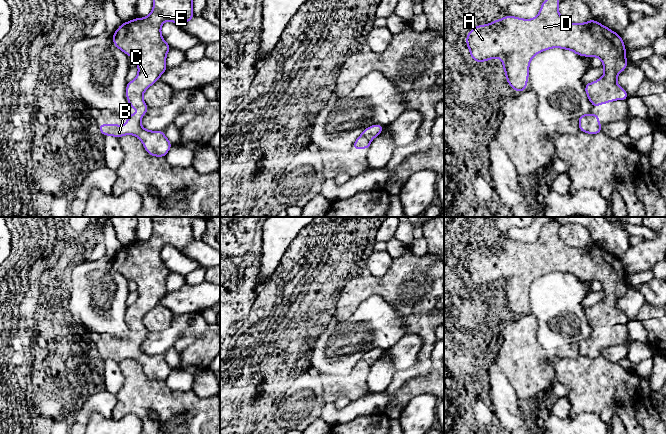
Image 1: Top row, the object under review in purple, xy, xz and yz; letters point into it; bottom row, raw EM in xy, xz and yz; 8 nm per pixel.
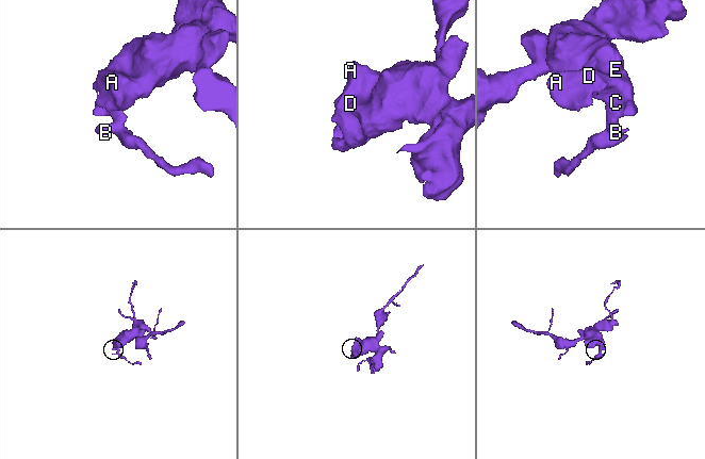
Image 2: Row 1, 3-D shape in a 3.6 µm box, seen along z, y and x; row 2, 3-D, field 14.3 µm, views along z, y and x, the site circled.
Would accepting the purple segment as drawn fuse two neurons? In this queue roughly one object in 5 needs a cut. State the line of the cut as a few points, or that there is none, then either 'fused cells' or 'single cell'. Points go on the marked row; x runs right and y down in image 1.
no cut; single cell

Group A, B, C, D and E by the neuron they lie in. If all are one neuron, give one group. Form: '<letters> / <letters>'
A B C D E

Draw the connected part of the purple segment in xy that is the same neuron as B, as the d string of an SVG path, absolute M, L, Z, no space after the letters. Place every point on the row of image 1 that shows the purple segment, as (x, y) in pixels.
M153 0L153 9L147 17L122 23L114 32L113 44L138 62L138 75L126 84L126 98L139 113L127 116L125 125L99 125L101 134L118 139L134 135L141 140L149 155L166 156L173 145L164 131L150 131L141 126L141 118L149 109L143 101L143 94L167 69L166 56L171 46L162 37L162 24L172 21L182 27L194 16L192 0Z

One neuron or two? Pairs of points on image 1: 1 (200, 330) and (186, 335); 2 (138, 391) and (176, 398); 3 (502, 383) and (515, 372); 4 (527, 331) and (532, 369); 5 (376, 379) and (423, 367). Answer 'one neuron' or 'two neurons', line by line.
1: one neuron
2: one neuron
3: two neurons
4: one neuron
5: two neurons

